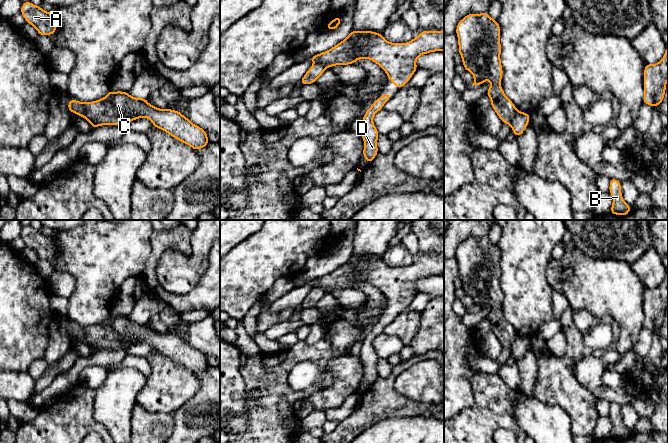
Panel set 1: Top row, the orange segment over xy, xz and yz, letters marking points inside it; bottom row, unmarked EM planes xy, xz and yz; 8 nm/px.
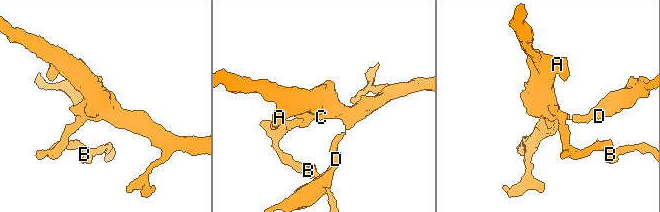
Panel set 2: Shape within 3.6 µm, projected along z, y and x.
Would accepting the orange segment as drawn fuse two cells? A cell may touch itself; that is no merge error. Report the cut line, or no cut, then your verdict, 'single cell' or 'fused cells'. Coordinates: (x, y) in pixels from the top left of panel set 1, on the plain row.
yz (517, 334), (509, 347) | fused cells

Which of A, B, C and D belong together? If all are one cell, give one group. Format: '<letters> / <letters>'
A C D / B

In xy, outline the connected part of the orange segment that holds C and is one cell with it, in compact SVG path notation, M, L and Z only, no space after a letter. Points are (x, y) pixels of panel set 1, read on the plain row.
M109 314L108 318L96 325L80 326L70 324L70 337L94 345L97 350L128 349L139 342L148 342L153 351L163 354L176 364L189 369L195 375L210 366L206 354L193 348L177 334L160 333L147 326L147 322L131 321L129 316Z

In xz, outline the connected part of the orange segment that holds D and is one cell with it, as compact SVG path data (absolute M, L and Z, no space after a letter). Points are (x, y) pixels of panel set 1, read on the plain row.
M386 317L382 321L378 321L371 331L364 337L360 351L360 357L364 365L363 380L367 387L371 387L378 376L377 363L380 360L374 347L374 339L383 333L384 328L393 321L393 318Z

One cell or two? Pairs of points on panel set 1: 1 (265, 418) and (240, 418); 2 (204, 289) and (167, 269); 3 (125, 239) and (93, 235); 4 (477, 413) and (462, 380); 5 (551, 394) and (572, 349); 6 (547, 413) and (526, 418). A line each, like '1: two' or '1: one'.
1: two
2: two
3: one
4: two
5: two
6: one

